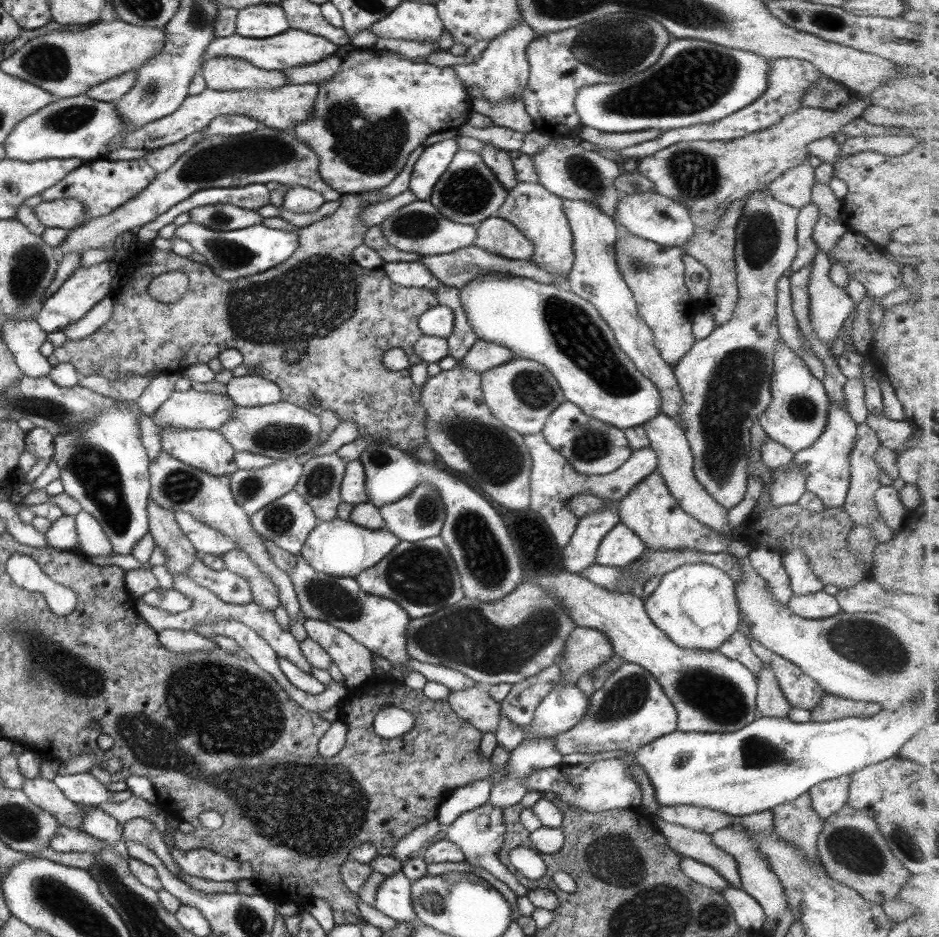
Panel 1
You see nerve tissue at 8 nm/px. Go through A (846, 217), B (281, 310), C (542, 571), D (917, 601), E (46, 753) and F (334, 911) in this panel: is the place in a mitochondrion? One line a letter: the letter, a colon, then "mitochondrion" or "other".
A: other
B: mitochondrion
C: other
D: other
E: other
F: other

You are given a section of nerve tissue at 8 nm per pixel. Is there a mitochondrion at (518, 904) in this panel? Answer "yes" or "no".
no

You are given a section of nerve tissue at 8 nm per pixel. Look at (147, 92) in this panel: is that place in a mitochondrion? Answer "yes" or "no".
yes

